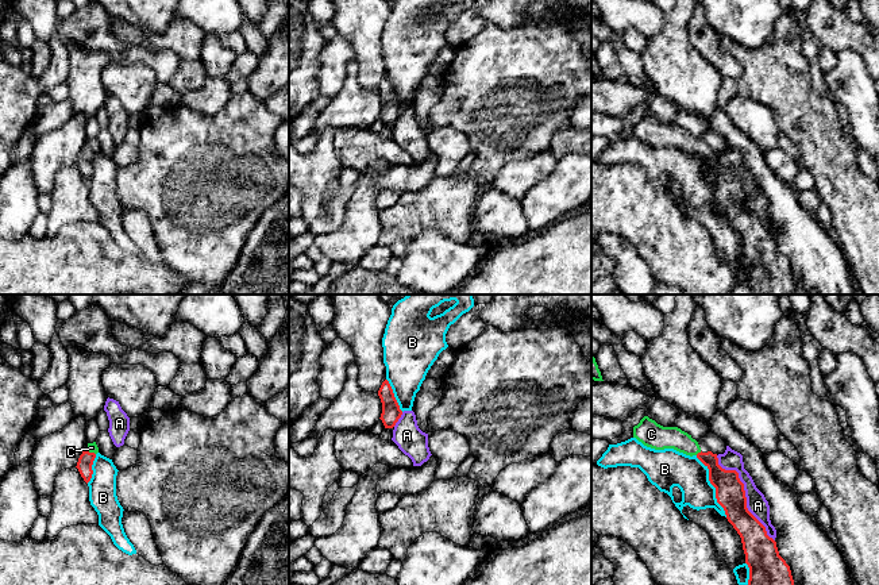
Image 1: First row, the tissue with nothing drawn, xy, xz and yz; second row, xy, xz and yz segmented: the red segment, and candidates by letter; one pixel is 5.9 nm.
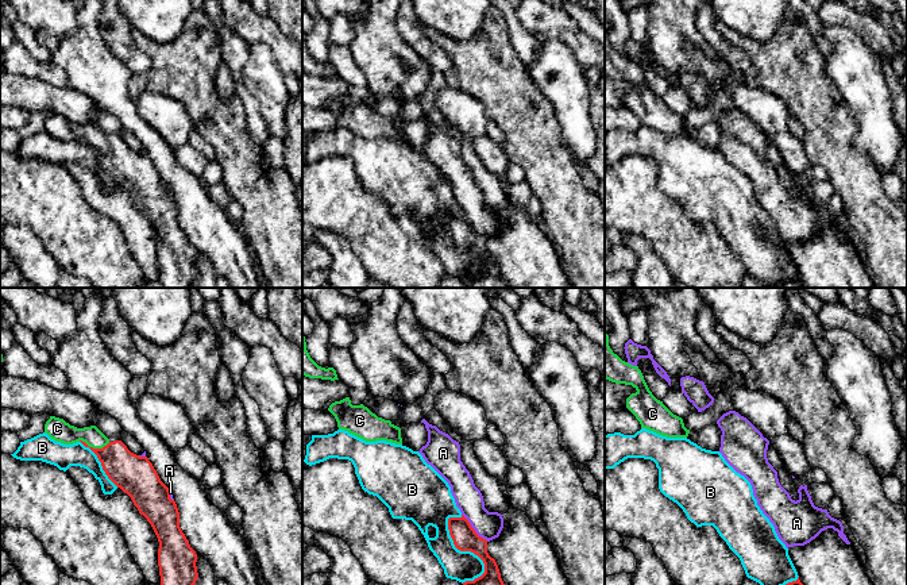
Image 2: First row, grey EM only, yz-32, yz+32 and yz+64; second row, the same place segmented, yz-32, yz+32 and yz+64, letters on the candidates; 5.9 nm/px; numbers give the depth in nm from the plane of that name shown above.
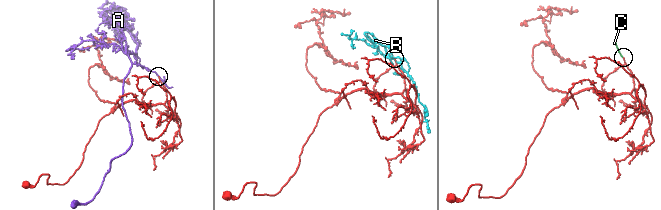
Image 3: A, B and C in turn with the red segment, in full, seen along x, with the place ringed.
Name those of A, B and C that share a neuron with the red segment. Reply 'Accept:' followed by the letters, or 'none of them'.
Accept: C

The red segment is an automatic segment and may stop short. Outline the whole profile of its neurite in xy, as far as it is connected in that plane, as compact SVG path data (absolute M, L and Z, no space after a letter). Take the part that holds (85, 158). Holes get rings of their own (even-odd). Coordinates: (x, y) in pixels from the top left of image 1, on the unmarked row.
M96 139L88 141L86 147L82 149L82 151L78 155L76 165L78 166L81 174L84 176L84 178L86 181L92 176L92 172L93 172L92 162L93 162L93 158L96 155L97 150L99 150L99 145L97 145Z

